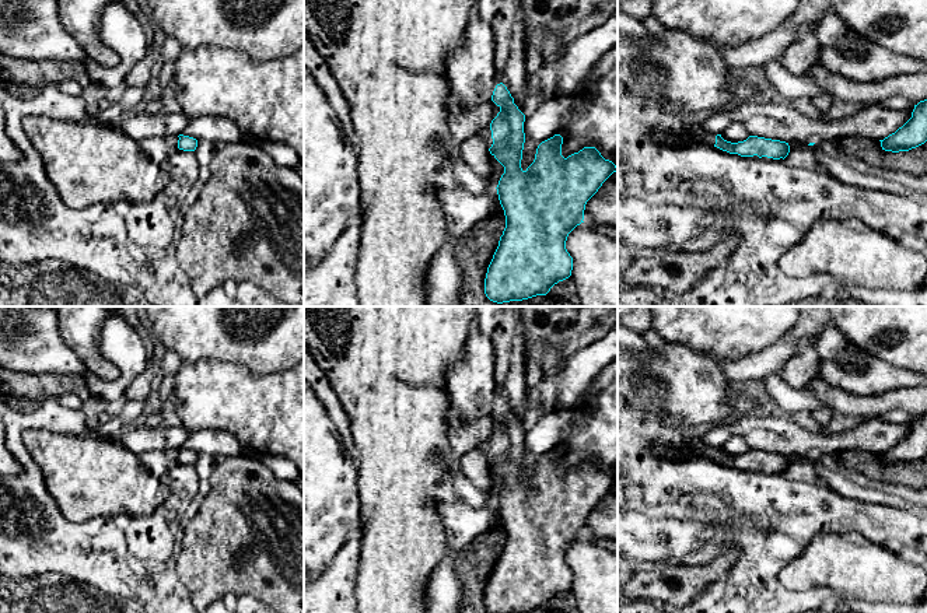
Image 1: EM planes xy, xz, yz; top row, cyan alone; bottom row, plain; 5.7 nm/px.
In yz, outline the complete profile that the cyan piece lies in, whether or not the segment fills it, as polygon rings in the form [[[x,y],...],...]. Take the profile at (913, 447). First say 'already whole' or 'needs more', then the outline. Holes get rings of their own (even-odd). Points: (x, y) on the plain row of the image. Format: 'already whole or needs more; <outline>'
already whole; [[[927,413],[914,418],[912,431],[881,455],[885,465],[899,466],[916,462],[927,455]]]

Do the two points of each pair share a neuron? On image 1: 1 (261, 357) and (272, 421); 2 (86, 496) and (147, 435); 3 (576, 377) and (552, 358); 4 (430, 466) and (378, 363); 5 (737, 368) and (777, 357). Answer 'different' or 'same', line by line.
1: different
2: different
3: different
4: same
5: same

